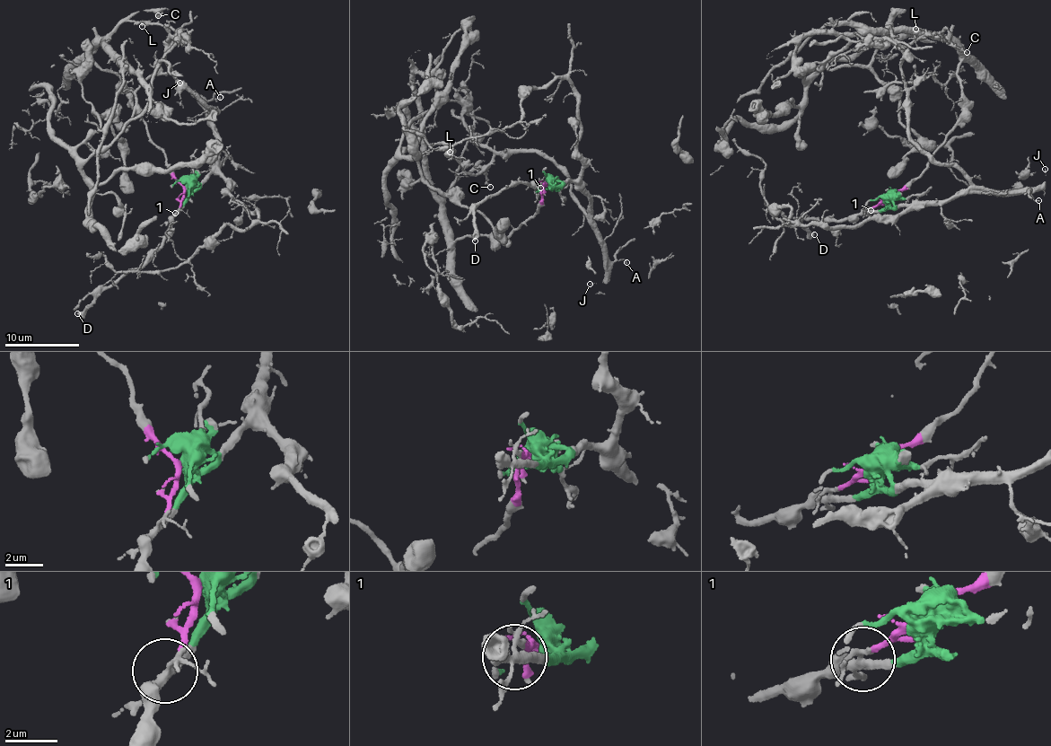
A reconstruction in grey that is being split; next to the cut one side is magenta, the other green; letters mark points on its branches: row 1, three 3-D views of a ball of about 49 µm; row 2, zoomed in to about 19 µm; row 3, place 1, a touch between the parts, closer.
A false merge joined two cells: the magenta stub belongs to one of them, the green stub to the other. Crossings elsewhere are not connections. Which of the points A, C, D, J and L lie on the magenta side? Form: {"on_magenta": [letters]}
{"on_magenta": ["C", "L"]}

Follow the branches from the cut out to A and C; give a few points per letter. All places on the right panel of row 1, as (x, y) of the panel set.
A: (887, 197), (897, 208), (906, 206), (915, 207), (980, 190), (1015, 189), (1039, 199)
C: (888, 197), (920, 178), (960, 115), (959, 47), (943, 36), (946, 29), (950, 39), (967, 51)

